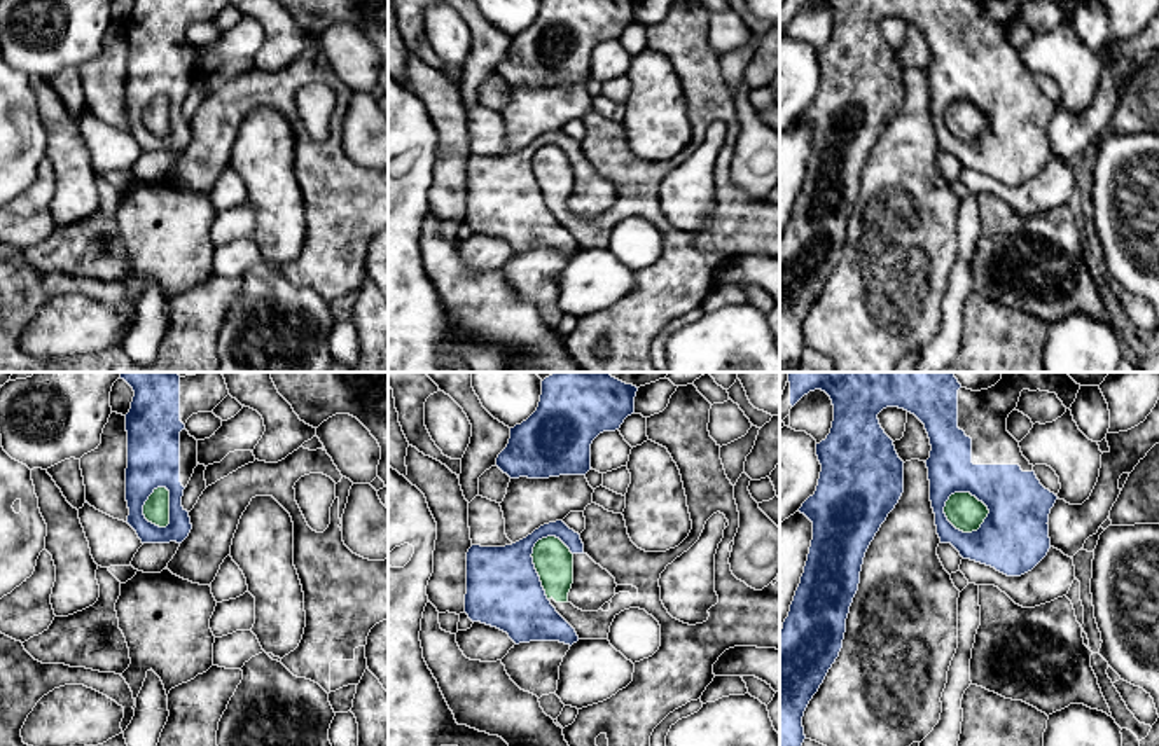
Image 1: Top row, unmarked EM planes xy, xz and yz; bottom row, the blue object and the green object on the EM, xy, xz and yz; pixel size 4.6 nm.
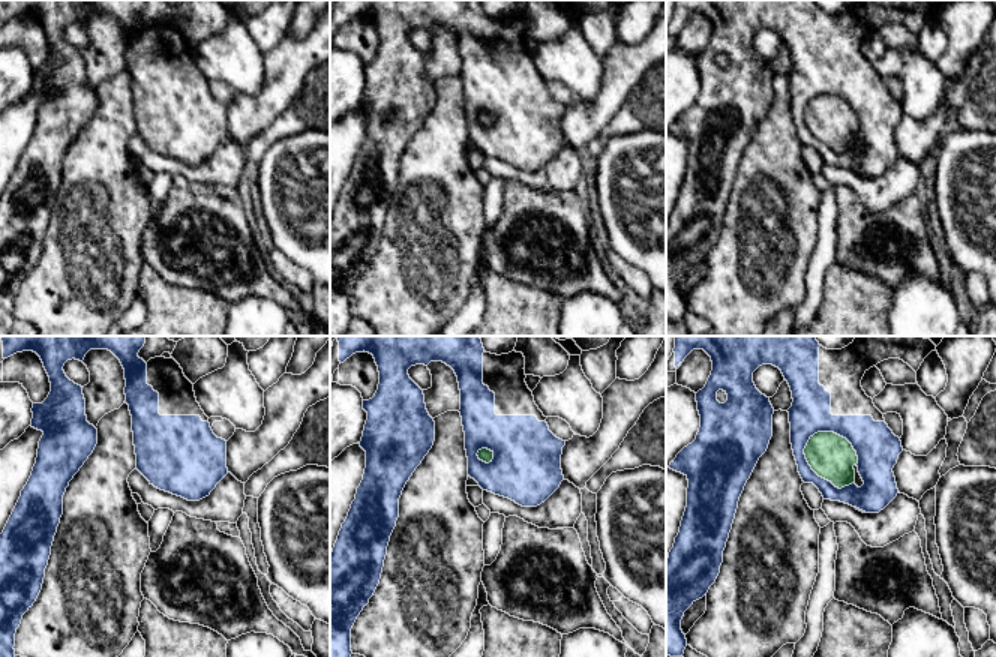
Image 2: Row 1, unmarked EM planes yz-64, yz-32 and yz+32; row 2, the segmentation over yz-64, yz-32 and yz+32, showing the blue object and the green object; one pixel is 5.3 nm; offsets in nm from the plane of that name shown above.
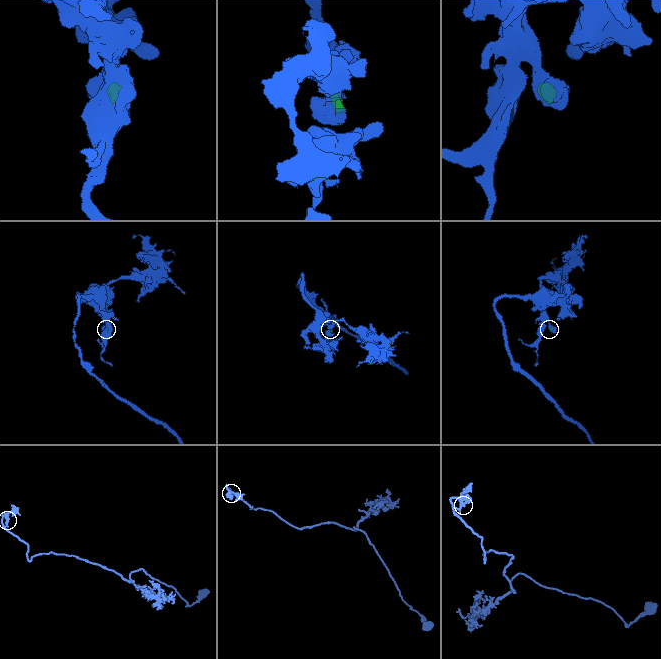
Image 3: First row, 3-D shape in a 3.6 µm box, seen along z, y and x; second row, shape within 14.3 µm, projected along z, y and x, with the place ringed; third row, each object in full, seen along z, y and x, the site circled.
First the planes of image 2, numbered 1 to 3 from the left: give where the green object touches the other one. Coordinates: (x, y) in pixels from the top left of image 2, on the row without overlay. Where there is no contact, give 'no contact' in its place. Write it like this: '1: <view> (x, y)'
1: no contact
2: yz-32 (485, 126)
3: yz+32 (815, 137)

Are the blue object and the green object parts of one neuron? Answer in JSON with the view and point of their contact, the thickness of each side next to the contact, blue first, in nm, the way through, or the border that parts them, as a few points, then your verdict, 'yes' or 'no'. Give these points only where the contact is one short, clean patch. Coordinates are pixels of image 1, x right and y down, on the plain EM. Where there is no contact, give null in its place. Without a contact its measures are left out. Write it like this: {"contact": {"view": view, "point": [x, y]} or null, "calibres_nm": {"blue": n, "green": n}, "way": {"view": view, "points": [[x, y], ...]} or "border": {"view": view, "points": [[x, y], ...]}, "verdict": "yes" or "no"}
{"contact": {"view": "yz", "point": [965, 100]}, "calibres_nm": {"blue": 280, "green": 170}, "verdict": "no"}

